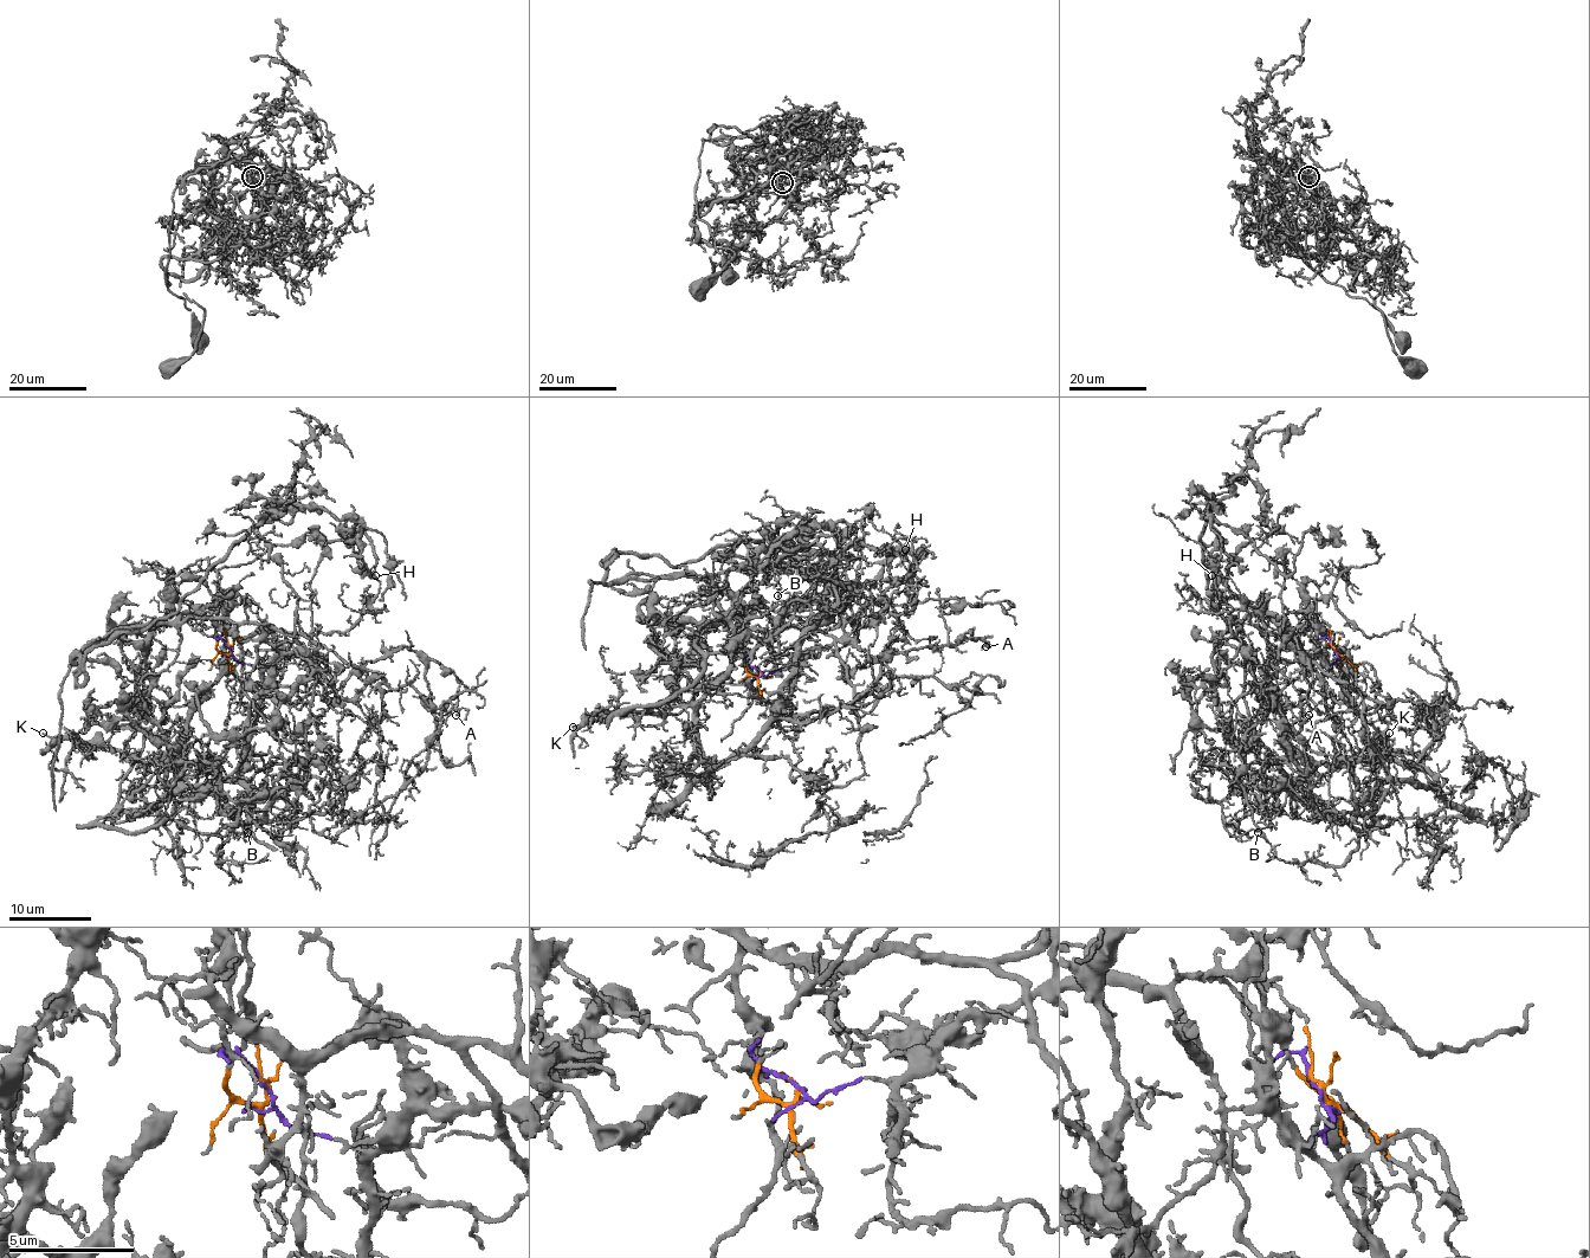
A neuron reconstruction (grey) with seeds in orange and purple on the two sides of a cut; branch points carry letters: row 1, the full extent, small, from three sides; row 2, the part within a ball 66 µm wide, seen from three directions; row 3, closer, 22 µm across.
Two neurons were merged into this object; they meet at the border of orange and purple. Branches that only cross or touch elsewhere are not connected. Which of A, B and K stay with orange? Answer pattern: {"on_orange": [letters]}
{"on_orange": []}

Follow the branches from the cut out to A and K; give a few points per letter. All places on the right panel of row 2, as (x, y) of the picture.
A: (1335, 650), (1331, 668), (1389, 780), (1372, 812), (1314, 808), (1293, 728), (1304, 697), (1309, 716)
K: (1335, 650), (1331, 668), (1370, 753), (1393, 778), (1432, 784), (1381, 756), (1368, 763), (1389, 731)

